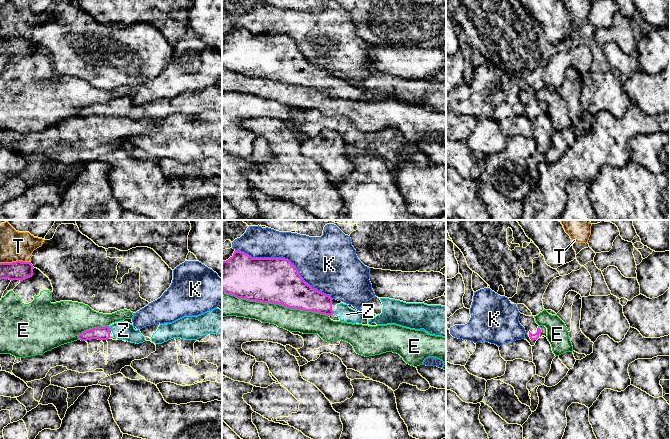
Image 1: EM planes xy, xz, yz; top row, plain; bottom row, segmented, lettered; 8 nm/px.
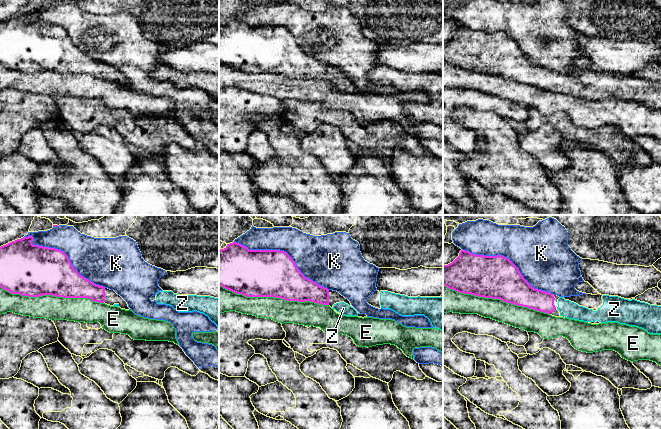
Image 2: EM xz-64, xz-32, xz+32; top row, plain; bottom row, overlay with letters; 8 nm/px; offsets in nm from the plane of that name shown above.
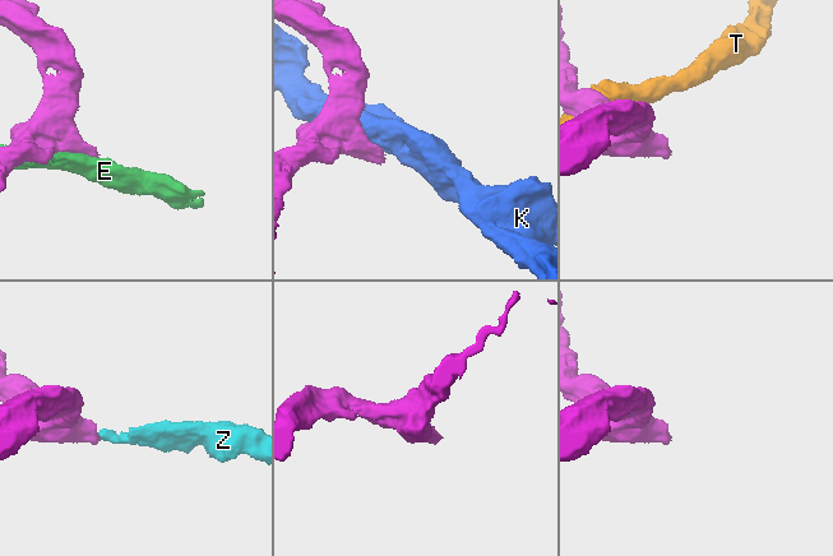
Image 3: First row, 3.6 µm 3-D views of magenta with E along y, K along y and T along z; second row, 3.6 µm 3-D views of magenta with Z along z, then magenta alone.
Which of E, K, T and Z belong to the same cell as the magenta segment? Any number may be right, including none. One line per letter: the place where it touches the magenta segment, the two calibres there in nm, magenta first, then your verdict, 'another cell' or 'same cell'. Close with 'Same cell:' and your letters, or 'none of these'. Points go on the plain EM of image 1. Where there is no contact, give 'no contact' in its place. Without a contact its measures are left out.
E: meets magenta in xz at (275, 79); 360 nm thick on the magenta side, 190 nm on the other; another cell
K: meets magenta in xz at (286, 35); 360 nm thick on the magenta side, 360 nm on the other; another cell
T: meets magenta in xy at (14, 38); 160 nm thick on the magenta side, 240 nm on the other; another cell
Z: meets magenta in xy at (109, 104); 110 nm thick on the magenta side, 140 nm on the other; same cell
Same cell: Z

